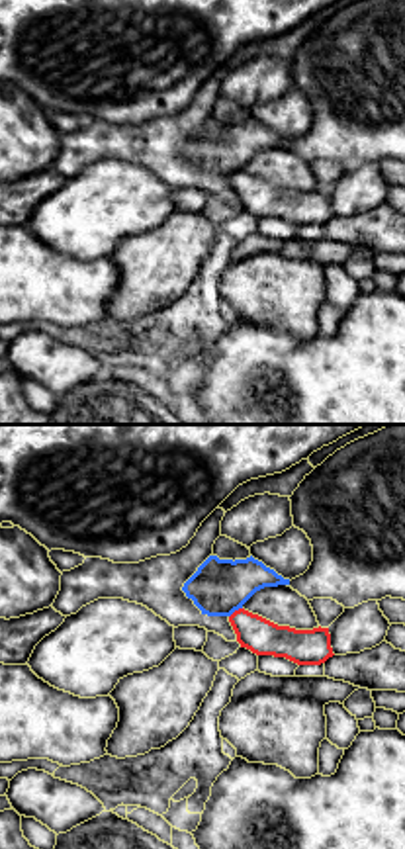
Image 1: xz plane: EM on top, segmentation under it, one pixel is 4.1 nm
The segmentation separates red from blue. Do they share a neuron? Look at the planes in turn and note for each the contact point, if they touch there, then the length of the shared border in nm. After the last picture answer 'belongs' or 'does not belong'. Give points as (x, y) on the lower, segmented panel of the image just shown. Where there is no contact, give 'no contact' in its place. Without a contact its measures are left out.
contact (235, 611); length 70 nm

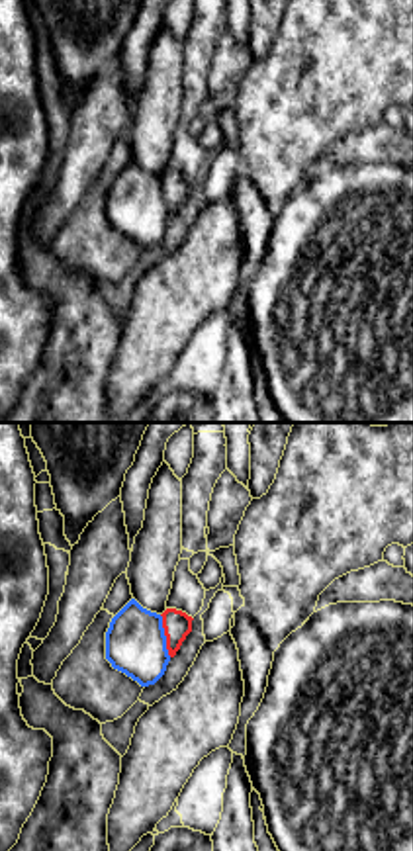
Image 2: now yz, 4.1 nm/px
contact (165, 634); length 180 nm

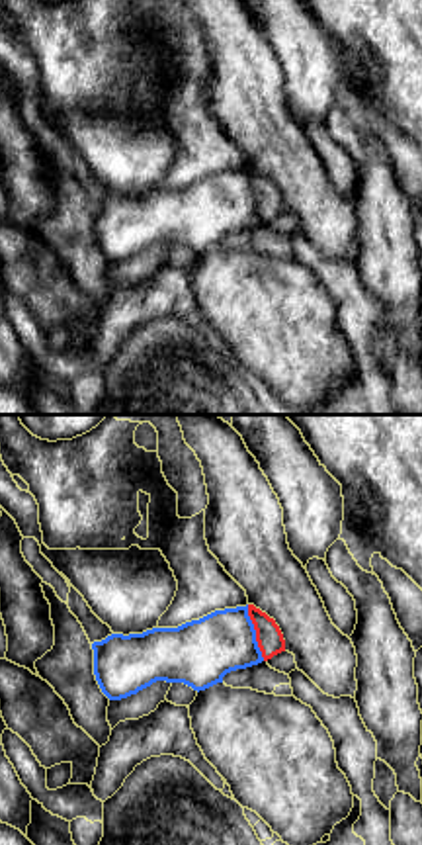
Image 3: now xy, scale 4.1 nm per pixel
contact (256, 632); length 240 nm

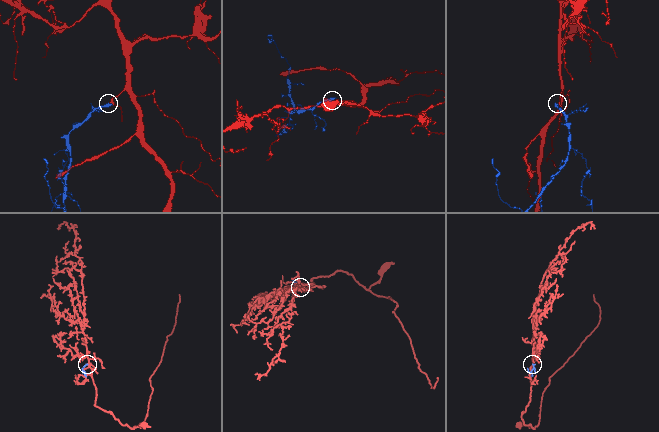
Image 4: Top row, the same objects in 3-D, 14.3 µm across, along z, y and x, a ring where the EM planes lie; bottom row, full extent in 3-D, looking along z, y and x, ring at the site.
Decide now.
does not belong

